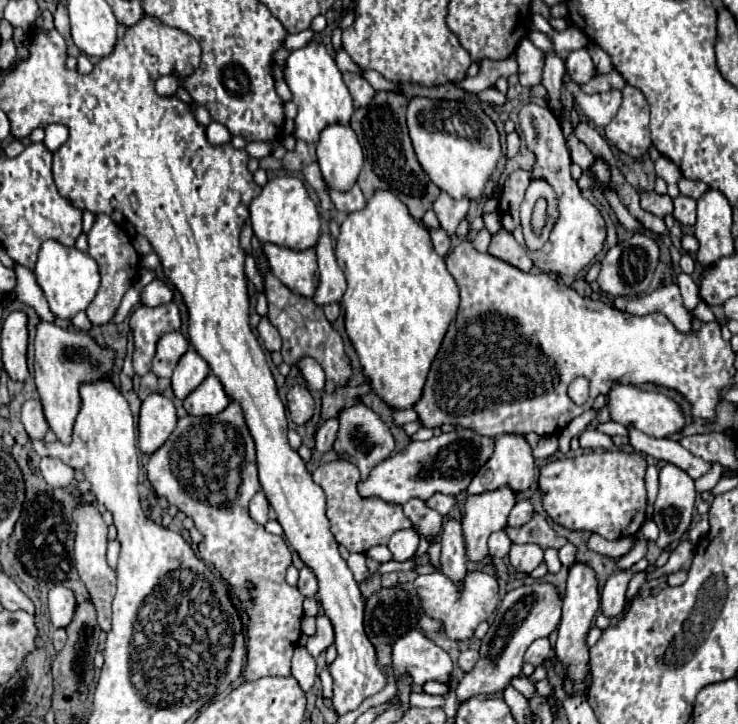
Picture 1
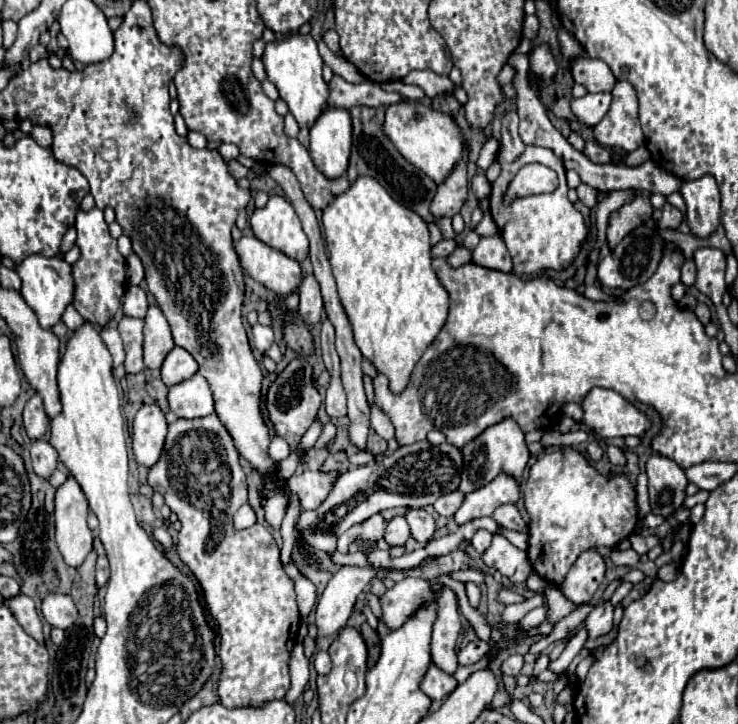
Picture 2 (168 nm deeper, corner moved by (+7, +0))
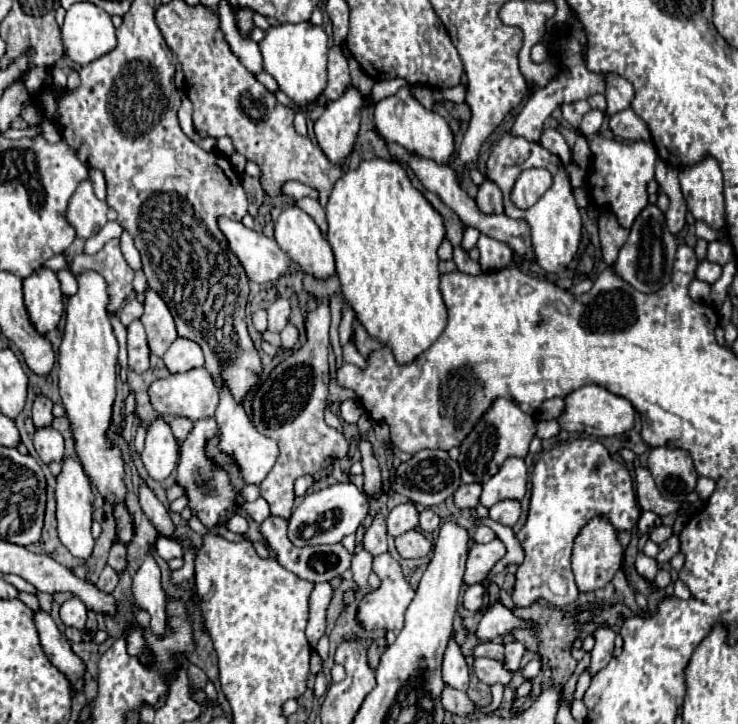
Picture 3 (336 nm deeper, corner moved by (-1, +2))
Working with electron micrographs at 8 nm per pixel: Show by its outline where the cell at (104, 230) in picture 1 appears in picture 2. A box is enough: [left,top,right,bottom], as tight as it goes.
[73,207,125,327]

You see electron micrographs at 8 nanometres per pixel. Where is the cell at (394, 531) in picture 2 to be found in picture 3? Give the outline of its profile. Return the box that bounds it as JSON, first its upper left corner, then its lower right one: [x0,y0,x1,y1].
[387,501,419,537]

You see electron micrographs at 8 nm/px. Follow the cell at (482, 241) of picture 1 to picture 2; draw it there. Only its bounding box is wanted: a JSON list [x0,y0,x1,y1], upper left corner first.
[447,245,471,267]

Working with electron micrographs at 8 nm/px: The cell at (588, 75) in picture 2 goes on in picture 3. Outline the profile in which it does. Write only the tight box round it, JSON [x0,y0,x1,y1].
[605,75,633,115]

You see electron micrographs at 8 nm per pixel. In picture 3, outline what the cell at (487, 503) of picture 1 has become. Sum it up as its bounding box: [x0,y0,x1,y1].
[481,457,527,507]

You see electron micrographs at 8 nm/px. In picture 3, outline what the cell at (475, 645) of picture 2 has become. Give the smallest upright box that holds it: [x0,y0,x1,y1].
[475,641,505,661]

